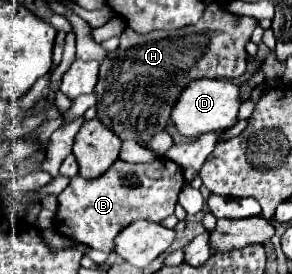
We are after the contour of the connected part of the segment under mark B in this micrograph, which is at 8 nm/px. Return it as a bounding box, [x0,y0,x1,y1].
[54,158,186,254]

